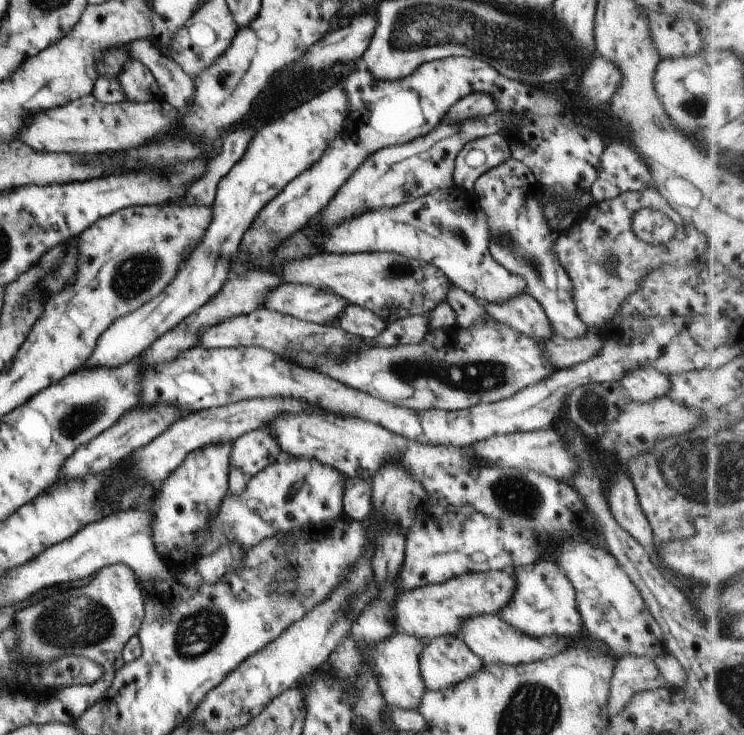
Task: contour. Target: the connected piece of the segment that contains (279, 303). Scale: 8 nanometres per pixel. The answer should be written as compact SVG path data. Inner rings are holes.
M283 284L271 294L265 294L263 307L277 314L316 324L334 324L341 310L348 305L343 298L317 290L313 286Z

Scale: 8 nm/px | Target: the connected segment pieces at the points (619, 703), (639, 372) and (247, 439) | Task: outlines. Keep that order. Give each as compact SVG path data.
M633 655L616 658L607 698L608 719L617 716L636 693L662 687L665 682L657 674L653 659Z
M636 367L621 376L619 384L629 396L630 401L648 402L653 398L666 397L669 392L668 375L651 367Z
M262 425L239 436L229 450L229 466L243 472L246 479L259 474L263 468L281 458L281 450L271 436L271 429Z

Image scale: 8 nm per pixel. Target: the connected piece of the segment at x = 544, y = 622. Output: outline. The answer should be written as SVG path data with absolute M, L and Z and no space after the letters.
M541 559L529 566L513 568L511 576L515 580L515 590L507 606L497 612L497 618L519 634L527 634L529 638L553 636L579 636L583 622L575 606L575 594L565 574L561 574L555 561Z

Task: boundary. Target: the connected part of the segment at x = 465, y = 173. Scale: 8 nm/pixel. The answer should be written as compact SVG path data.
M491 134L473 138L457 152L454 159L453 185L460 191L472 195L473 182L483 172L505 162L511 157L508 144L503 136Z

